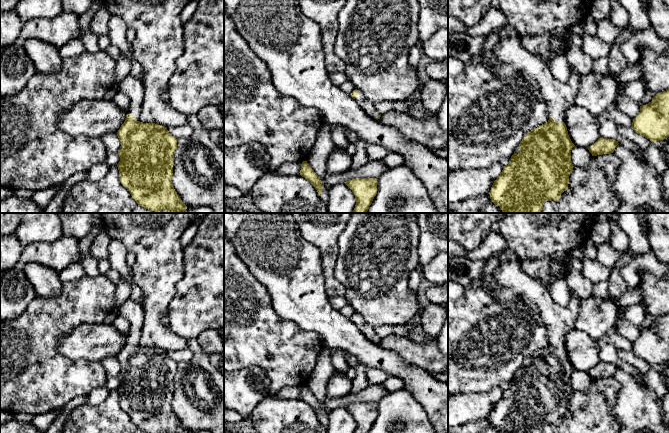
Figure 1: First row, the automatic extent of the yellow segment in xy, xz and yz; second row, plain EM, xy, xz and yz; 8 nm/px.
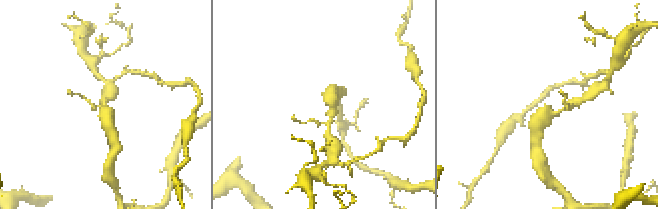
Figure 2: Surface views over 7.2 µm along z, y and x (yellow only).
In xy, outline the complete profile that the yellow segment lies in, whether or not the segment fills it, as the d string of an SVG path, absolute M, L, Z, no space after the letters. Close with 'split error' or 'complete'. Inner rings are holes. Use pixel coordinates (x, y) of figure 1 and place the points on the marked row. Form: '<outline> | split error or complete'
M128 74L120 82L119 91L130 99L125 121L117 132L121 142L118 151L120 161L117 164L121 184L140 206L148 210L183 213L187 206L182 202L172 185L174 153L178 139L162 125L139 121L144 98L142 80Z | split error

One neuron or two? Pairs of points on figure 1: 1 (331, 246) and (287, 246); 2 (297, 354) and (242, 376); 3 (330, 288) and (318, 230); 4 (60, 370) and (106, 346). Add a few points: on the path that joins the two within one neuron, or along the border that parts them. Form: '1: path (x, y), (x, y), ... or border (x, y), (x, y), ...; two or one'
1: border (299, 229), (302, 236), (319, 251), (321, 269); two
2: border (237, 369), (258, 366), (269, 380), (269, 390); two
3: path (328, 274), (327, 244); one
4: border (59, 350), (62, 355), (71, 359), (100, 362); two

